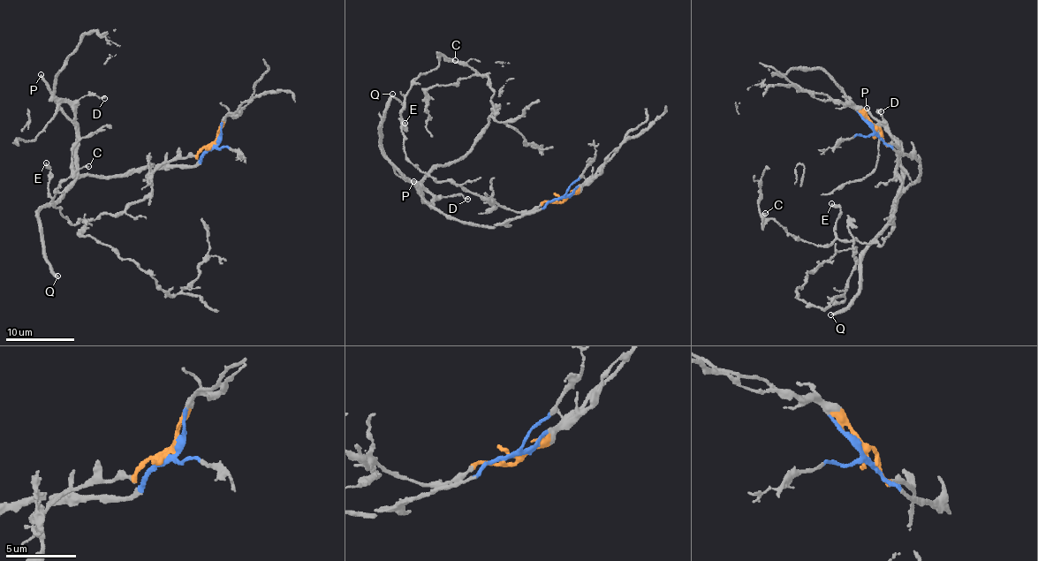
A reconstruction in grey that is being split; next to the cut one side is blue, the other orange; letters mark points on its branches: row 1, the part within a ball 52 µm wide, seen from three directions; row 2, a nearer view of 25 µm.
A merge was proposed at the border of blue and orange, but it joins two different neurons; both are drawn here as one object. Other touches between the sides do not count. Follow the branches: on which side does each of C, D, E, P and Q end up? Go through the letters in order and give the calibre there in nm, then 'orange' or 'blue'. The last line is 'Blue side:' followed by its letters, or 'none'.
C: 180 nm | orange
D: 190 nm | blue
E: 260 nm | orange
P: 240 nm | blue
Q: 280 nm | blue
Blue side: D, P, Q

